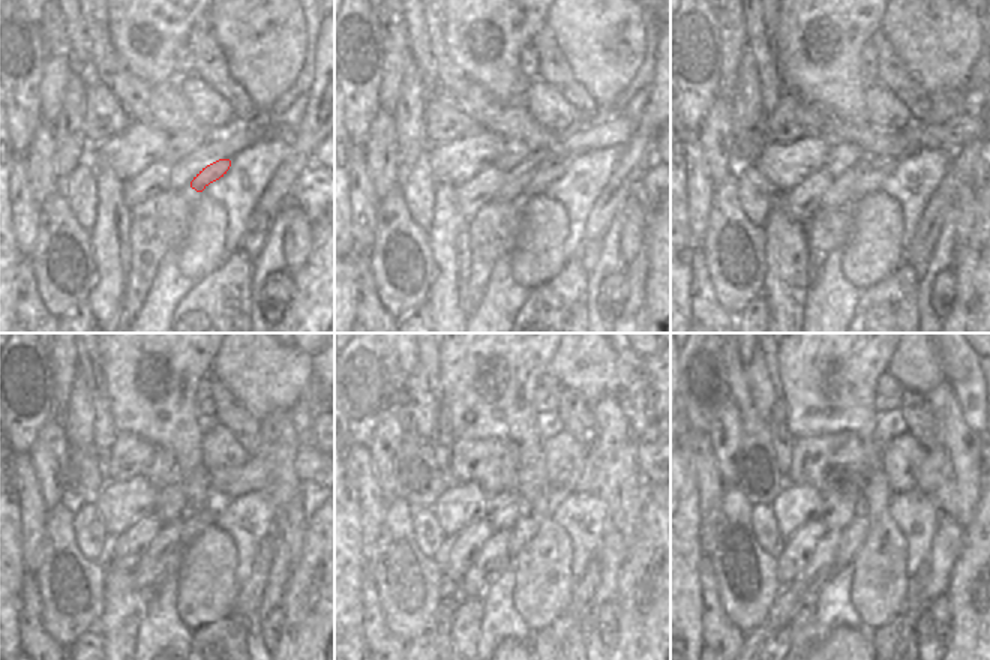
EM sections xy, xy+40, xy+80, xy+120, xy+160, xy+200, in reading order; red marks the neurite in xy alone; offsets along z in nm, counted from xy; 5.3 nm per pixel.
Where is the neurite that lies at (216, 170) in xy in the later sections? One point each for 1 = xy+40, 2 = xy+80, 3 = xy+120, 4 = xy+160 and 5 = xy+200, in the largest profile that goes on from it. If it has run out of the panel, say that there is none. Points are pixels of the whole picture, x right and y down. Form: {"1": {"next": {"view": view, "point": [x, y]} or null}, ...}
{"1": {"next": {"view": "xy+40", "point": [551, 171]}}, "2": {"next": {"view": "xy+80", "point": [870, 182]}}, "3": {"next": {"view": "xy+120", "point": [197, 518]}}, "4": {"next": {"view": "xy+160", "point": [525, 527]}}, "5": {"next": {"view": "xy+200", "point": [852, 536]}}}

